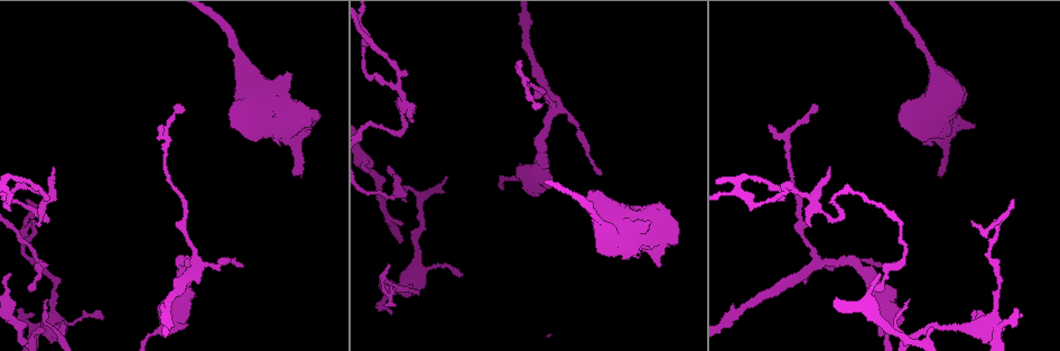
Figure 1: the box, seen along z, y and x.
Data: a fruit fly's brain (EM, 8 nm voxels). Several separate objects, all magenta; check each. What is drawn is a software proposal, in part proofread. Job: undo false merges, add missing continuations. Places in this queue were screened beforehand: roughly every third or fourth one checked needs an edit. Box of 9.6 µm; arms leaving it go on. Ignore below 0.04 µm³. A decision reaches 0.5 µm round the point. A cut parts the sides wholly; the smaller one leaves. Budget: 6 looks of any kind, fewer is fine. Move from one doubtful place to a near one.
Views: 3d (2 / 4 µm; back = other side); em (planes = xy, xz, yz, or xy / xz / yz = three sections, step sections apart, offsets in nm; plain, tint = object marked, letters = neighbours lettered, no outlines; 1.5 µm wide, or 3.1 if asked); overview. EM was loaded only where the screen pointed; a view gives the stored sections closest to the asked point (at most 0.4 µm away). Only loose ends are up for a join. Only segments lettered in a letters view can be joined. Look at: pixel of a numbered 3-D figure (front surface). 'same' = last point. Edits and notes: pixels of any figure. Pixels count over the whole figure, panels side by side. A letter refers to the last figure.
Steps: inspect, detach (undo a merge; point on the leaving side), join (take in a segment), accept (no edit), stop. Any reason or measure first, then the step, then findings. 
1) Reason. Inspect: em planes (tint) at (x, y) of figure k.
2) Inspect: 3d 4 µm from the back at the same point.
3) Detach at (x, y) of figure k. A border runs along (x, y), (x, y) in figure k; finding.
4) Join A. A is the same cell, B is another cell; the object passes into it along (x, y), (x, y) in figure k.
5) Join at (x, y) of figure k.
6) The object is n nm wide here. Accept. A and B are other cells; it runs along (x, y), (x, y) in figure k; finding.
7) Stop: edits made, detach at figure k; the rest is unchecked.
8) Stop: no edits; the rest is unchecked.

Branch stops here. Inspect: 3d 2 µm at (1019, 311) of figure 1.

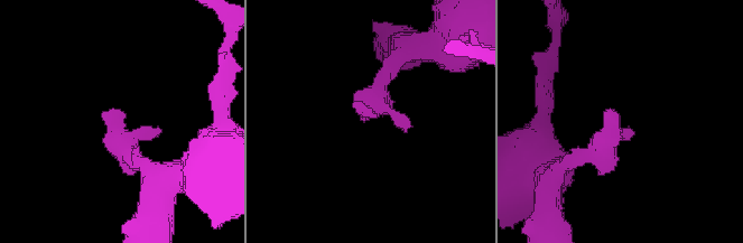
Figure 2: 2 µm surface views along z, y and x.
Inspect: em xy step 4 (tint) at (629, 127) of figure 2.

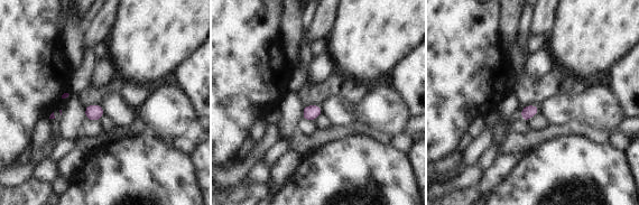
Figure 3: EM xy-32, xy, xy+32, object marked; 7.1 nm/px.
Inspect: em xy step 4 (letters) at the same point.

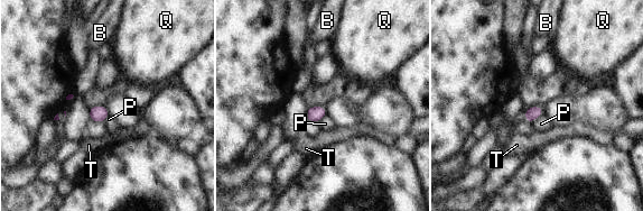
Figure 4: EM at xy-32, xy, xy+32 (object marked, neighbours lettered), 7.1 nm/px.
Accept. B, P, Q and T are other cells; none of them fits.

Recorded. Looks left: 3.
An open end. Inspect: 3d 2 µm at (971, 220) of figure 1.

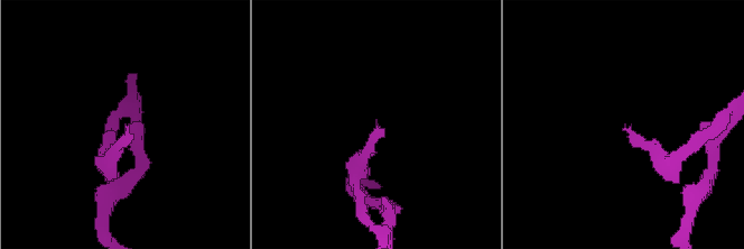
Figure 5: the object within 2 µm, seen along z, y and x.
Now the EM. Inspect: em planes (tint) at (124, 126) of figure 5.

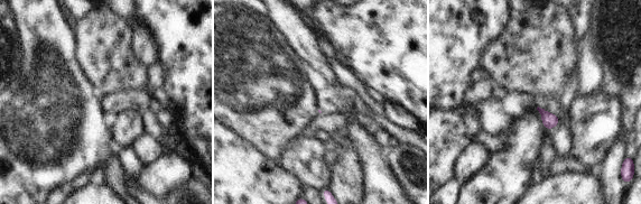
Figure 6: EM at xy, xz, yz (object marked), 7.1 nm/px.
Inspect: em planes (letters) at the same point.

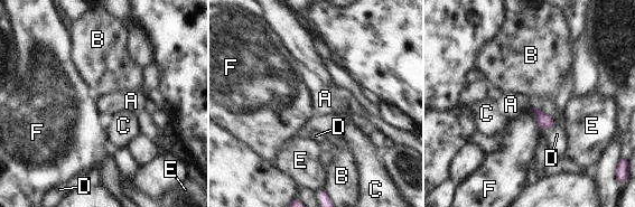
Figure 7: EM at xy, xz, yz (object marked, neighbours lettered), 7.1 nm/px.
Join at (511, 104) of figure 7. A is the same cell, B, C, D, E and F are other cells; the object passes into it along (544, 121), (532, 110), (511, 104) in figure 7; the cell continues.

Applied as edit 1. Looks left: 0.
Stop: edits made, join at figure 7; the rest is unchecked.

